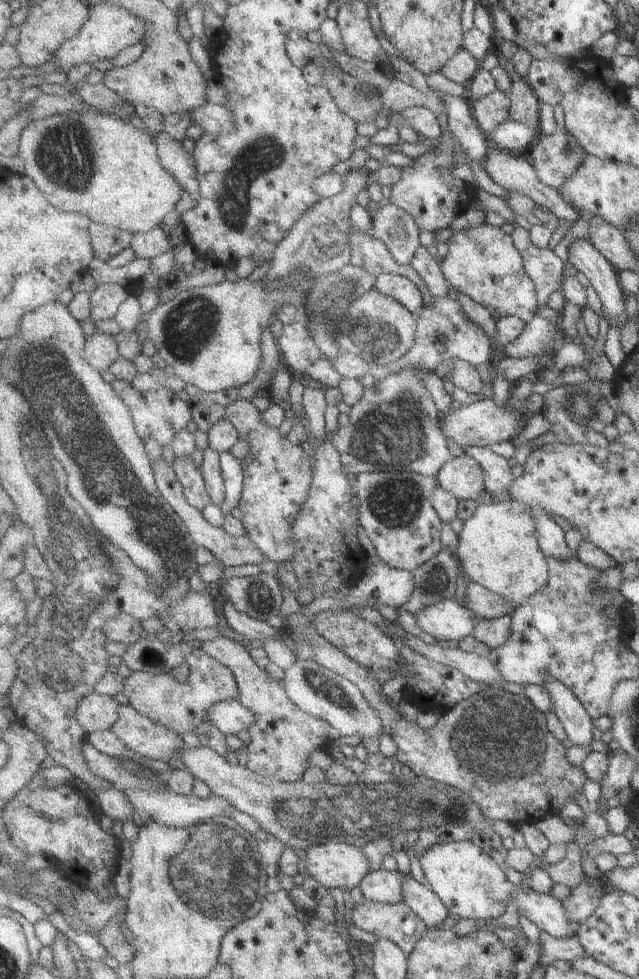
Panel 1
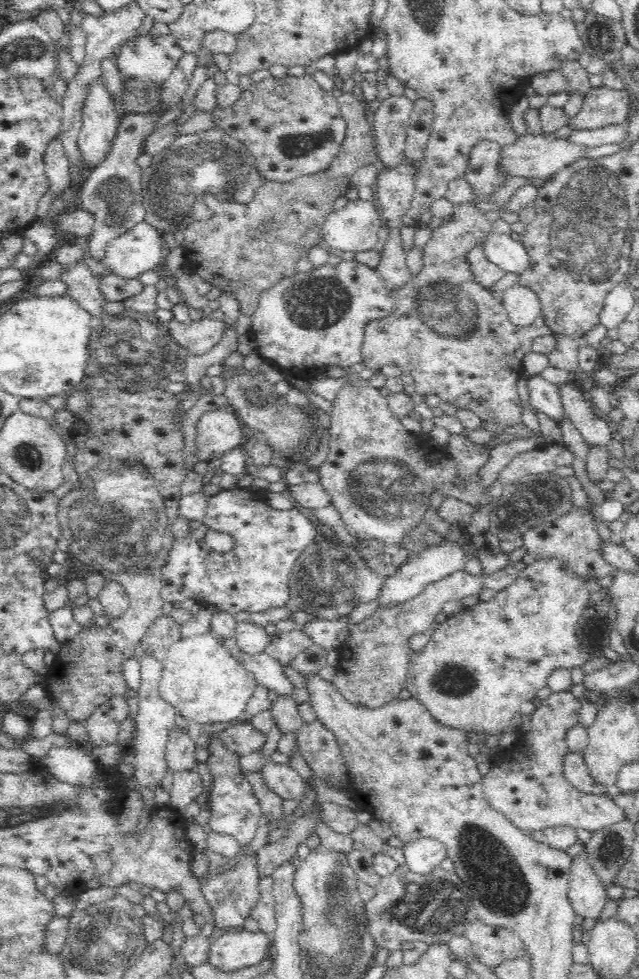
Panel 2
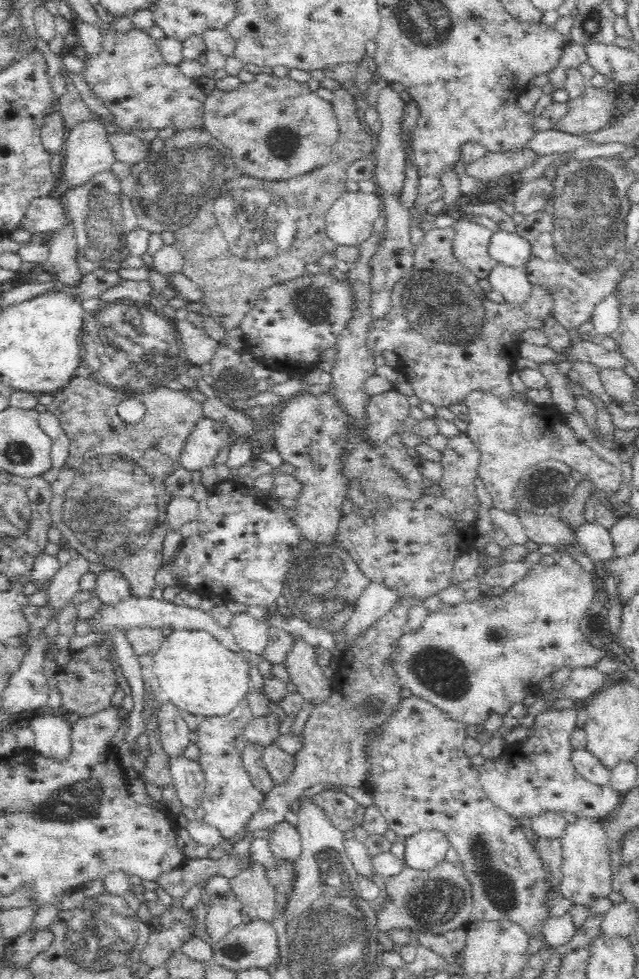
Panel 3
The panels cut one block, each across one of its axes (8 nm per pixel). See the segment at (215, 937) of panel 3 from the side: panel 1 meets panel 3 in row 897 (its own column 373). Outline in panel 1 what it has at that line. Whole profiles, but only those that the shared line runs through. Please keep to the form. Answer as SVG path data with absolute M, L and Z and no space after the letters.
M390 202L373 213L373 235L388 245L400 264L410 266L422 250L420 225L408 210Z

